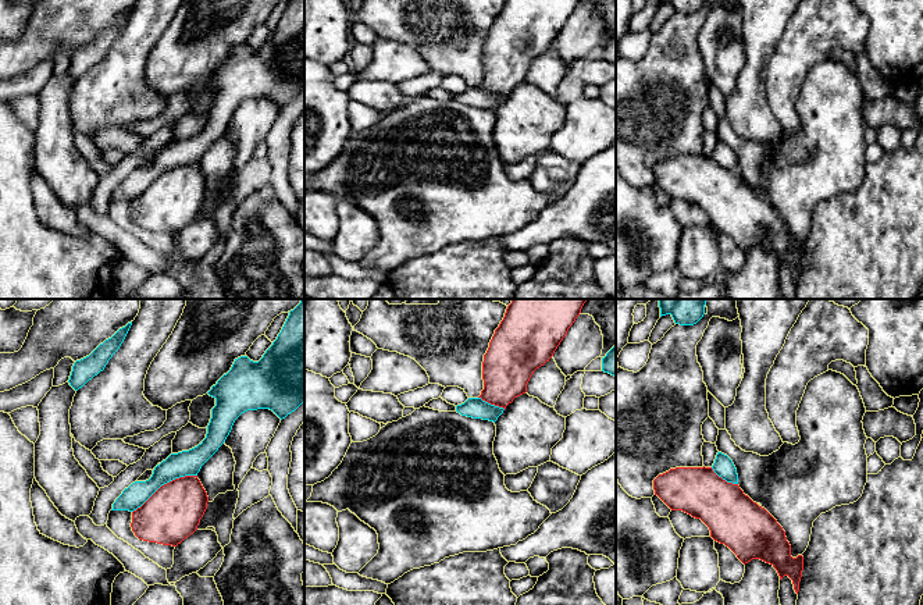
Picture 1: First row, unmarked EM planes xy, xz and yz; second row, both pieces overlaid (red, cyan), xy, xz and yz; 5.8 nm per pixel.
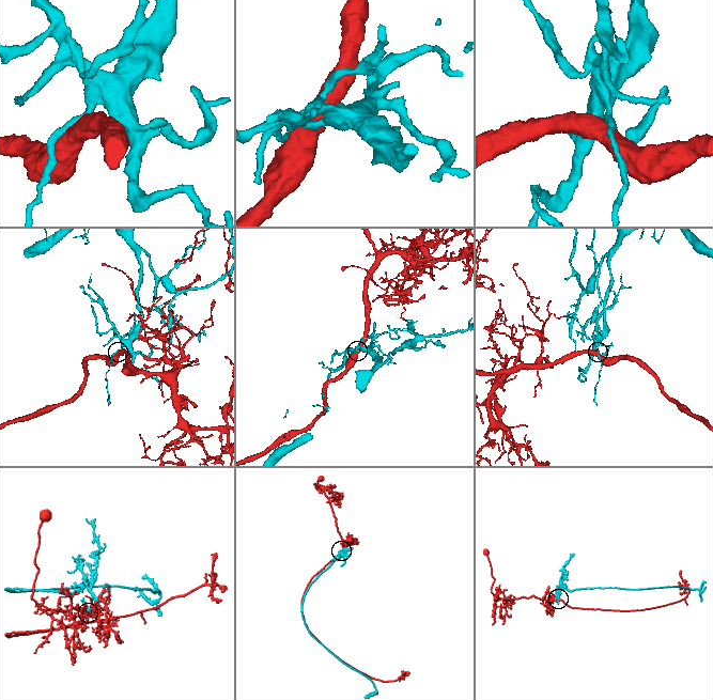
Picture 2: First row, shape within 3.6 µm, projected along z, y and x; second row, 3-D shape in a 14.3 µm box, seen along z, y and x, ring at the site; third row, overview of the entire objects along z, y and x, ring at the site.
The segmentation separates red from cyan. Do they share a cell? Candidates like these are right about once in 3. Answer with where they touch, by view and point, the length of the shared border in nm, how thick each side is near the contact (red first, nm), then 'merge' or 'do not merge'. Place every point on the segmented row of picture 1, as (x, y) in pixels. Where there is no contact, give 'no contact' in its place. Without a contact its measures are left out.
meets red in xy at (164, 484); contact 440 nm long; 320 nm thick on the red side, 140 nm on the other; do not merge

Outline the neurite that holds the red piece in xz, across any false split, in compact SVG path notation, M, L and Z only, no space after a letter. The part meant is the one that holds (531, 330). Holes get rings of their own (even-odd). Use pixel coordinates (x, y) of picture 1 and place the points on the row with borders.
M513 299L484 355L484 389L478 398L506 409L514 398L525 394L531 376L553 356L585 302L587 299Z

